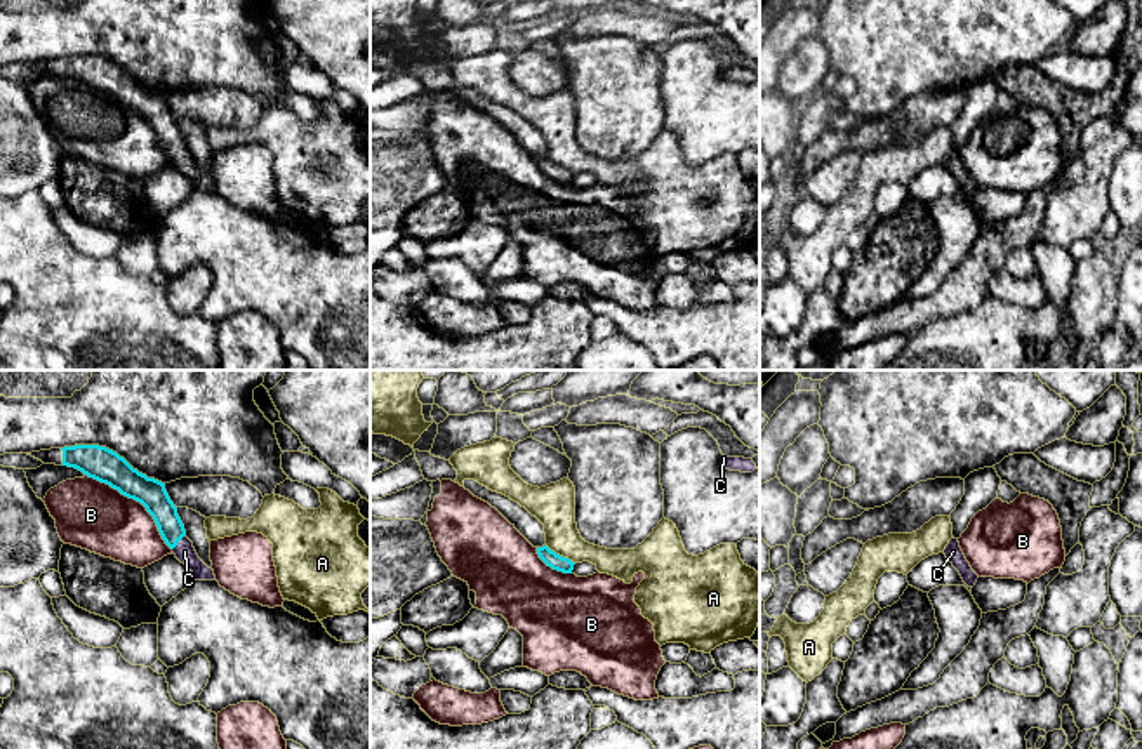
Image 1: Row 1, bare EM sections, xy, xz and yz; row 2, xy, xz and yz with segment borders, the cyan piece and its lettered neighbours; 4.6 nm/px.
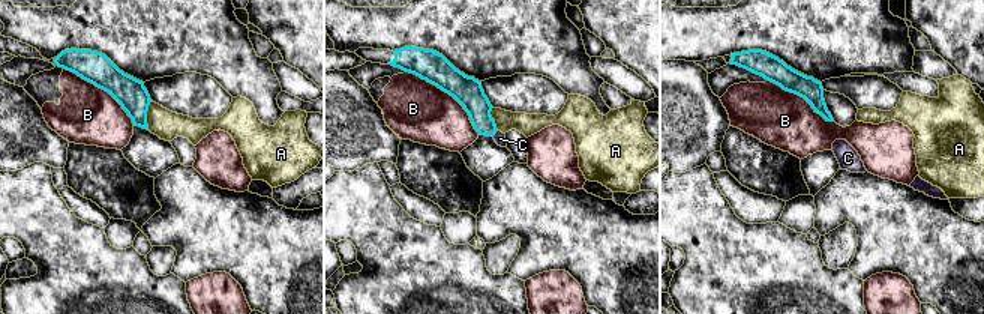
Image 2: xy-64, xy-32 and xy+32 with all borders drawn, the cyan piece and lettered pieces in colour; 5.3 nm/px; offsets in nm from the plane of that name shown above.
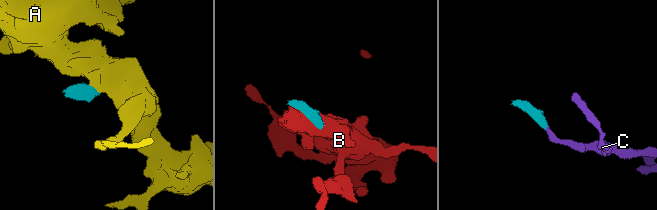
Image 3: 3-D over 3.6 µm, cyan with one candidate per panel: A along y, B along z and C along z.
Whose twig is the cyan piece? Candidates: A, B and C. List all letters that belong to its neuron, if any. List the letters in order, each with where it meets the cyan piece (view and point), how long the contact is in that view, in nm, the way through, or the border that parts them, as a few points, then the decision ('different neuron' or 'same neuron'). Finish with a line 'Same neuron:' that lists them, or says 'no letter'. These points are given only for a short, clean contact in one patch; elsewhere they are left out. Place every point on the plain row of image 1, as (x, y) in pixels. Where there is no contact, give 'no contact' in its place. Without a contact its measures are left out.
A: xz (558, 165) | 160 nm | along xz (546, 155), (574, 174) | different neuron
B: xy (138, 112) | 500 nm | different neuron
C: xy (178, 152) | 100 nm | across xy (152, 105), (178, 152), (185, 162) | same neuron
Same neuron: C

